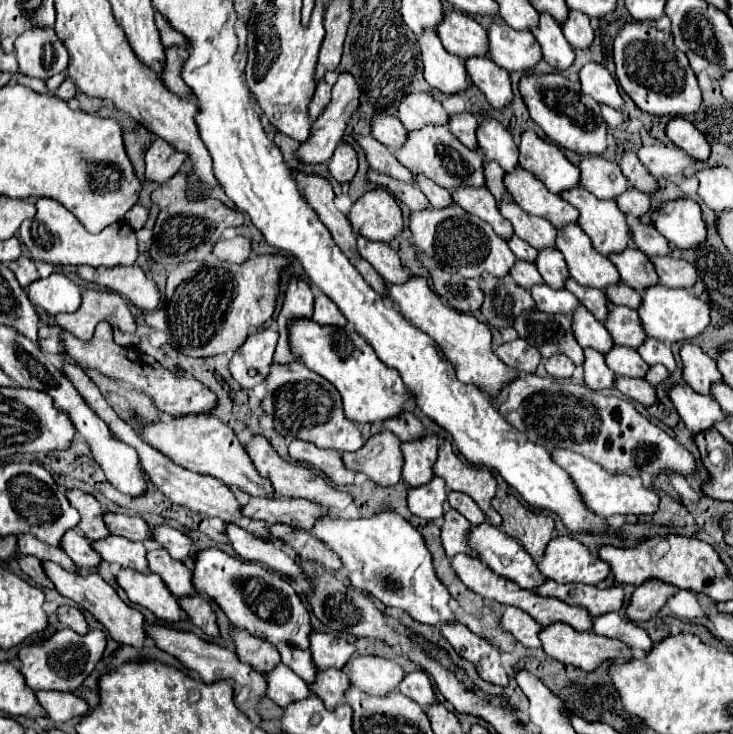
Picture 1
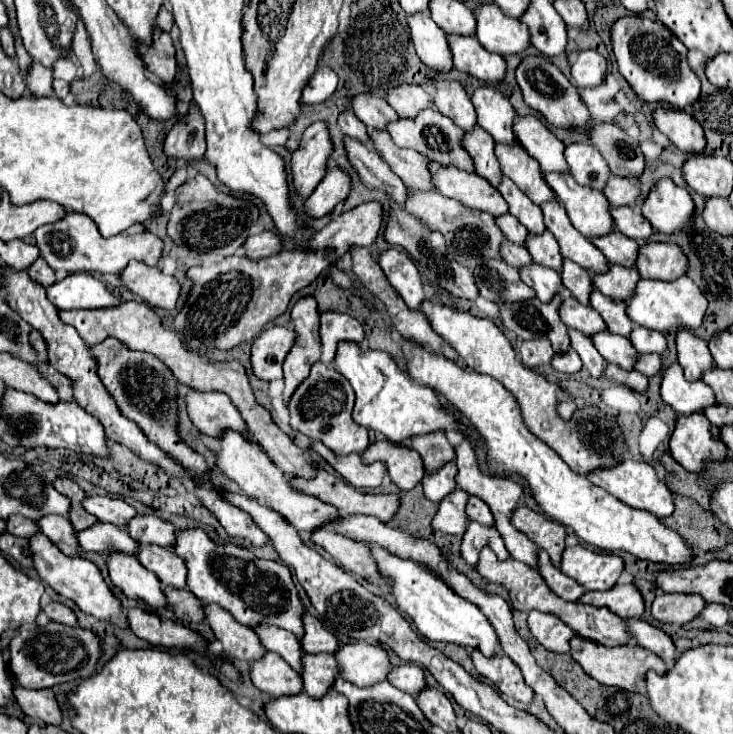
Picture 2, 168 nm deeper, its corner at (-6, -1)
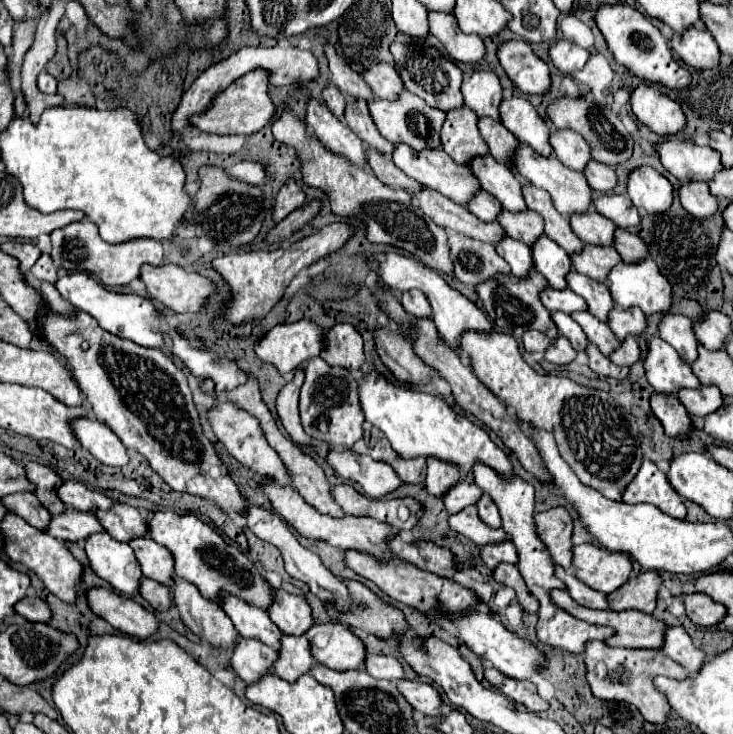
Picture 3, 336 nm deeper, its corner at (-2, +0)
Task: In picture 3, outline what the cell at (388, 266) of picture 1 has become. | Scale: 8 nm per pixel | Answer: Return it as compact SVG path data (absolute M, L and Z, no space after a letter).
M410 289L410 291L404 291L402 293L402 307L416 315L416 317L428 317L432 313L430 305L428 305L428 299L424 297L424 293L420 293L420 289Z

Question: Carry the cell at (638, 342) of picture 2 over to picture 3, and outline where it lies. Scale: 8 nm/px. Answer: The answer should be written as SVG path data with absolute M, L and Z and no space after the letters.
M612 309L608 325L614 331L614 335L620 341L624 341L624 337L628 335L638 337L640 333L644 333L646 317L644 313L640 313L640 309Z

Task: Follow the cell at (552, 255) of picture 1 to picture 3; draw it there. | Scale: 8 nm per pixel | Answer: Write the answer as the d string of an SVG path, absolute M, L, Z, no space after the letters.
M504 209L504 213L500 215L498 223L506 229L506 233L512 239L524 241L528 247L532 247L544 235L544 221L534 211L528 211L528 213L508 213Z

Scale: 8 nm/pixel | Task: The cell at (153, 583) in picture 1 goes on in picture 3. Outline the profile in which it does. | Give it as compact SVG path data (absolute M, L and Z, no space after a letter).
M96 533L86 541L90 567L98 577L108 581L118 593L134 597L140 585L140 565L128 543L116 541L108 533Z

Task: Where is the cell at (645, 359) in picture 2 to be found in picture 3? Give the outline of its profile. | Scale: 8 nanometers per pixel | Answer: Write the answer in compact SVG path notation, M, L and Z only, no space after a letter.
M626 337L626 339L622 341L620 349L616 349L616 353L612 353L610 361L614 361L614 363L620 365L620 367L624 367L624 365L626 365L626 367L632 367L634 363L640 361L640 357L642 357L642 351L640 351L636 339L634 339L634 337Z

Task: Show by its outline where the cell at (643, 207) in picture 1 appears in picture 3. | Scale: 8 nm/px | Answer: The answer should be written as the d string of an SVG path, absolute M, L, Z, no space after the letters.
M594 159L588 163L588 169L584 169L584 175L586 175L588 185L594 191L600 191L600 193L608 193L618 185L616 171L612 167L608 167L608 165L600 165Z

